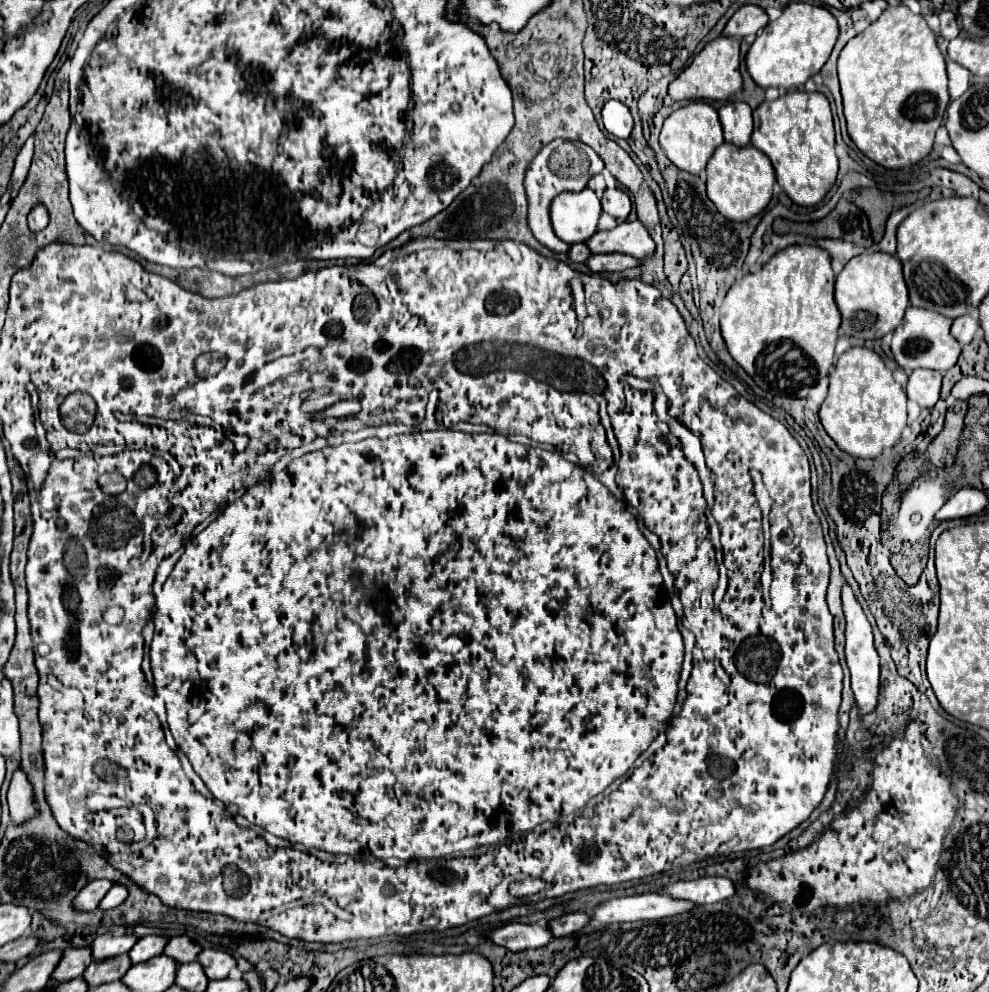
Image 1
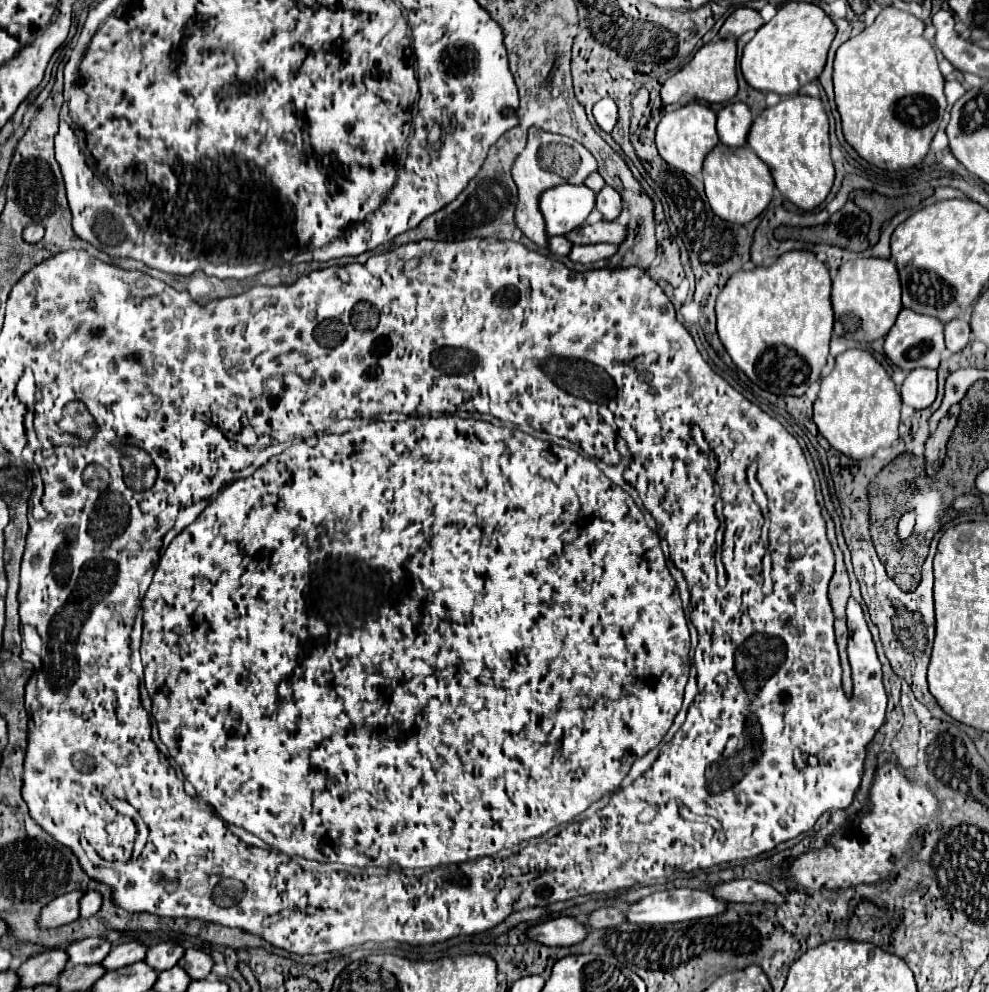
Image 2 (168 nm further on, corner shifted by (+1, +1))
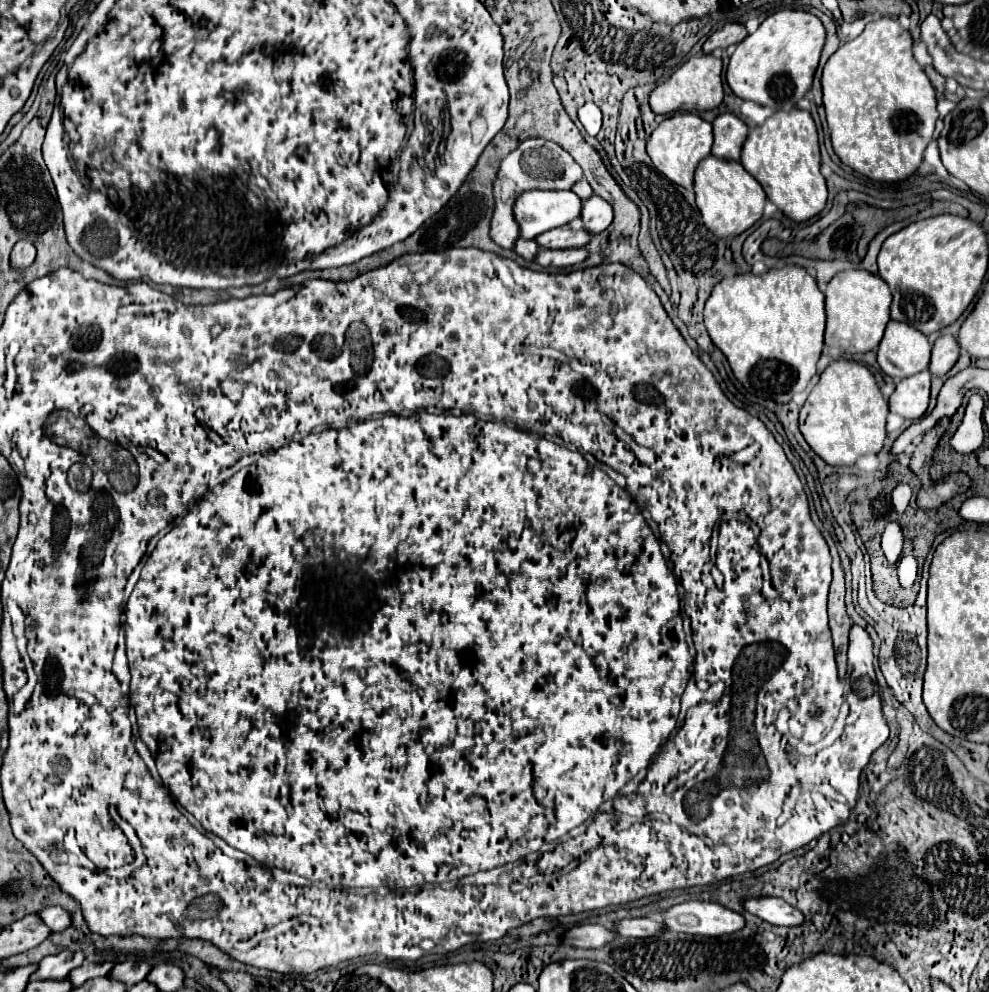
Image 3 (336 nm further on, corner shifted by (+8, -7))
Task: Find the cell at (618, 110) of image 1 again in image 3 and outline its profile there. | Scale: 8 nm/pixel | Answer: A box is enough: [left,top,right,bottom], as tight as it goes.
[578,103,602,135]

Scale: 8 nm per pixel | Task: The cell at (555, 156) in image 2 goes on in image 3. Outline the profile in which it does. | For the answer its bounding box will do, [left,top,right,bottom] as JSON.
[490,139,582,249]

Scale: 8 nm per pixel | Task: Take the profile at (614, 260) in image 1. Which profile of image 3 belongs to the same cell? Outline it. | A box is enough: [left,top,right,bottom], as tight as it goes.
[534,247,588,267]

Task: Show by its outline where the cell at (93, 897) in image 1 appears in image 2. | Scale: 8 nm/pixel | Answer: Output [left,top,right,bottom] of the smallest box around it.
[39,891,85,927]

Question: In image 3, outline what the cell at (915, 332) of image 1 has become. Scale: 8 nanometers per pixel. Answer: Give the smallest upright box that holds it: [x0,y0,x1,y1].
[878,321,930,379]

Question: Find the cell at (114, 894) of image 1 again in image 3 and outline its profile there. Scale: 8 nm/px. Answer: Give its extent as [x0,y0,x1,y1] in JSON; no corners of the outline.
[38,907,70,931]

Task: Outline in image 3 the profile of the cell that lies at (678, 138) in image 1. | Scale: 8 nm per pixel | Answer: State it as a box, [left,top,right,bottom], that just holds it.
[648,113,712,189]

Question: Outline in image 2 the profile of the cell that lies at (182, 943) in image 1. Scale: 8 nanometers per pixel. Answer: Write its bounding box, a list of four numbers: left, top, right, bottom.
[145,941,185,971]

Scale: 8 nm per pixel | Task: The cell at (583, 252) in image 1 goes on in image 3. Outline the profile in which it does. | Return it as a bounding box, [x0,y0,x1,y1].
[514,239,538,259]

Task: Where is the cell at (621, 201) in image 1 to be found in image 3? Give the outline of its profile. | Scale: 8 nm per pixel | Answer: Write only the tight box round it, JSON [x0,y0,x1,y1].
[580,195,612,235]

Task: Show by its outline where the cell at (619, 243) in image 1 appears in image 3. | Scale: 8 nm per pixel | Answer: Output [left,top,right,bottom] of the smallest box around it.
[534,227,590,249]

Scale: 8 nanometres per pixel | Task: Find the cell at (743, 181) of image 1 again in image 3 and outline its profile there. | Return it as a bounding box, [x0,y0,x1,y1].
[694,155,766,237]

